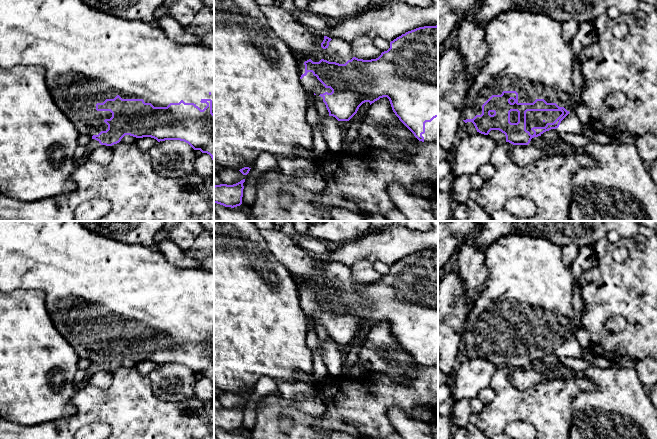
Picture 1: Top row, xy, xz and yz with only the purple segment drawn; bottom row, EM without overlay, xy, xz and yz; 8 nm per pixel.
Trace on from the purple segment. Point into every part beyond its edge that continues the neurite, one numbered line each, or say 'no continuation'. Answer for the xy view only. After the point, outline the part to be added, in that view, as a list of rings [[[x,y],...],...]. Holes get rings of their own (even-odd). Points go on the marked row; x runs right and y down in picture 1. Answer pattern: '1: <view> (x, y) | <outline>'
1: xy (89, 56) | [[[0,0],[0,67],[5,69],[10,69],[15,66],[41,66],[44,68],[47,75],[47,87],[51,94],[51,97],[58,108],[65,114],[65,116],[73,123],[80,135],[88,135],[92,137],[93,135],[98,135],[101,131],[106,131],[108,125],[104,122],[105,119],[110,119],[112,113],[110,111],[97,111],[96,104],[103,103],[106,99],[114,99],[119,95],[122,99],[143,99],[145,103],[151,103],[154,107],[167,107],[170,103],[179,103],[183,100],[185,103],[194,103],[201,110],[203,110],[207,104],[201,103],[202,99],[212,100],[212,113],[214,114],[214,50],[201,44],[179,44],[172,41],[166,33],[154,26],[152,23],[146,23],[138,20],[126,20],[121,19],[116,16],[112,16],[107,13],[100,12],[86,5],[81,0]]]

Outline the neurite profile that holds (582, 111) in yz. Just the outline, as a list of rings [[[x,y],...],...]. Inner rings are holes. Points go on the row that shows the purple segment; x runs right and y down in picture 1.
[[[581,103],[577,108],[577,116],[583,124],[588,124],[588,114],[588,107],[584,103]]]

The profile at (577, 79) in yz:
[[[576,57],[572,58],[572,81],[574,84],[574,98],[580,105],[582,103],[582,91],[583,91],[583,78],[580,72],[580,63]]]

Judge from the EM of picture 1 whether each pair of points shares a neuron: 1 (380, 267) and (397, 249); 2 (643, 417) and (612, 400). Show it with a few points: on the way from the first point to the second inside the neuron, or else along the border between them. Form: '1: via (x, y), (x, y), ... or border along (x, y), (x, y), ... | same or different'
1: border along (372, 263), (382, 261), (390, 265) | different
2: via (635, 417), (625, 413), (620, 408) | same

